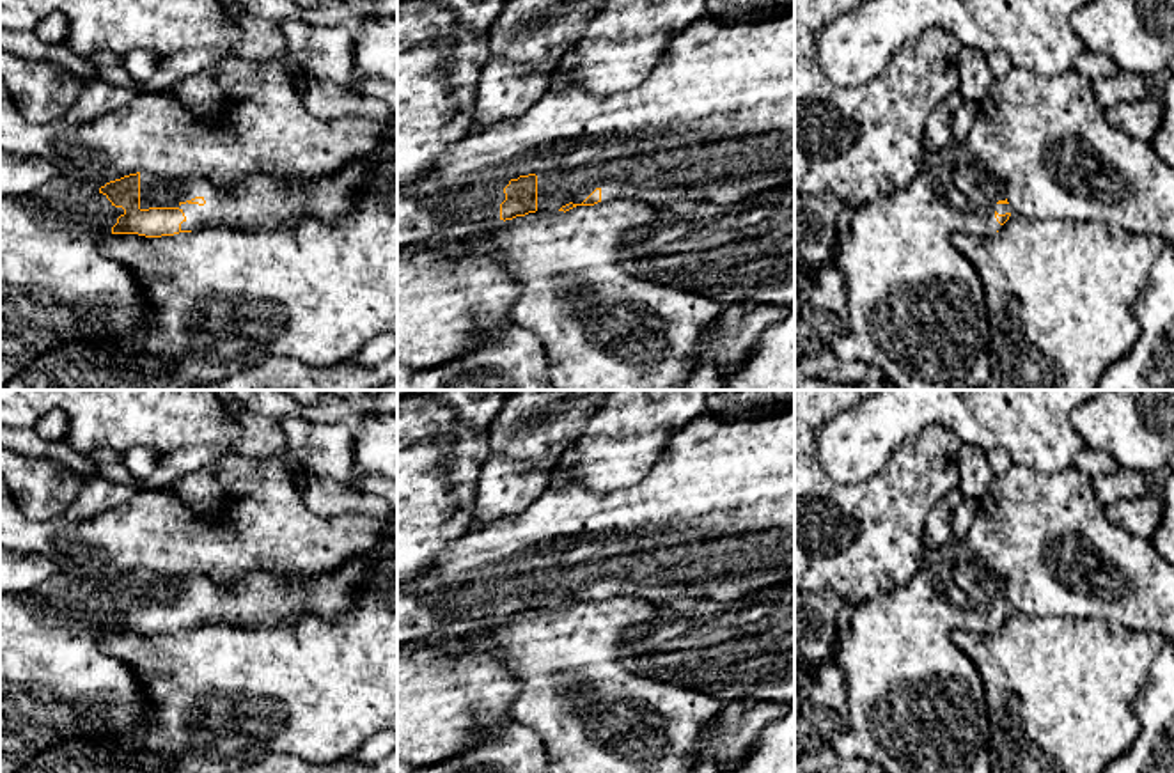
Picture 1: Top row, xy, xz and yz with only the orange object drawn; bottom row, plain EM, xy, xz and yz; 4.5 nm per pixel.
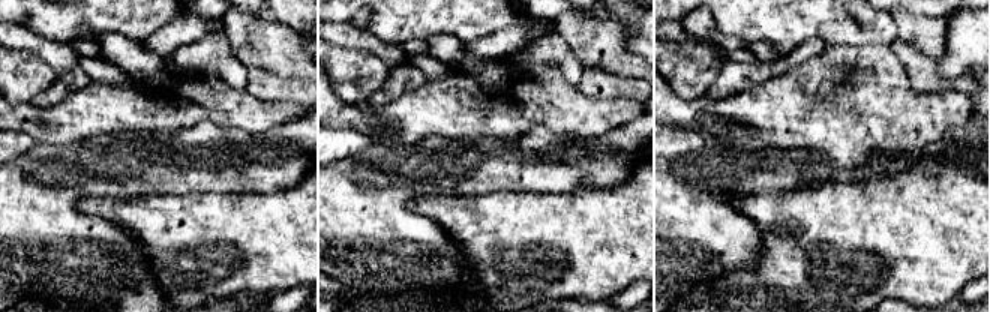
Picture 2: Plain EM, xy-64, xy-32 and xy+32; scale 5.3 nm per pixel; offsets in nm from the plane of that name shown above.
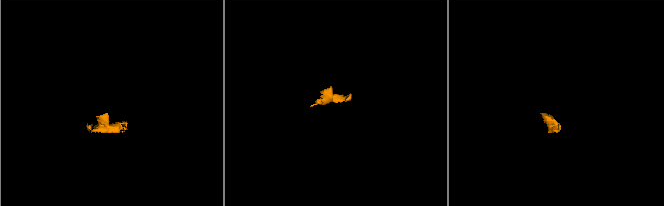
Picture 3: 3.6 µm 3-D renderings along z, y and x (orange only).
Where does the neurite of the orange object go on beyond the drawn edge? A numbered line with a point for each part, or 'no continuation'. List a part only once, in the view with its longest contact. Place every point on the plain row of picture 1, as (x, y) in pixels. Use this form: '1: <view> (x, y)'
1: xy (263, 598)

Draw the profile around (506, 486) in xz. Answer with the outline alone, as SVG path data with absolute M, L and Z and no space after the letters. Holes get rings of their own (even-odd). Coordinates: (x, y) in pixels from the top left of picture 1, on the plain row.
M516 390L505 397L486 433L491 454L477 480L474 521L500 519L530 507L607 392Z

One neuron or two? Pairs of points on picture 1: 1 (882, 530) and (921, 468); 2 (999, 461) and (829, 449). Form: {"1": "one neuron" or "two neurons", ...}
{"1": "one neuron", "2": "two neurons"}

